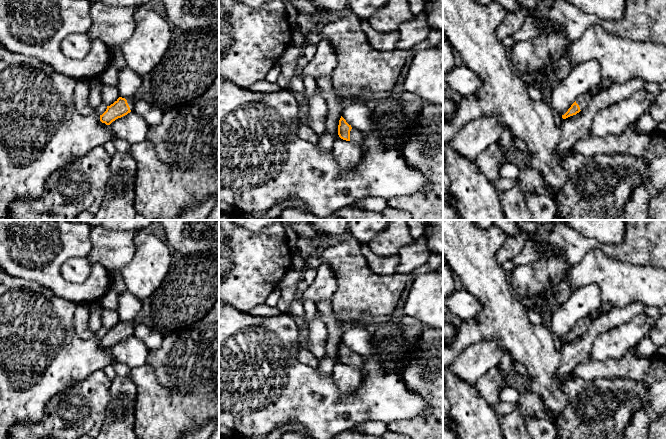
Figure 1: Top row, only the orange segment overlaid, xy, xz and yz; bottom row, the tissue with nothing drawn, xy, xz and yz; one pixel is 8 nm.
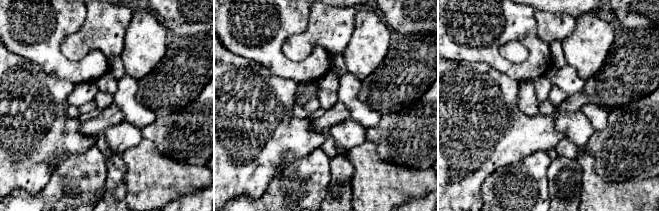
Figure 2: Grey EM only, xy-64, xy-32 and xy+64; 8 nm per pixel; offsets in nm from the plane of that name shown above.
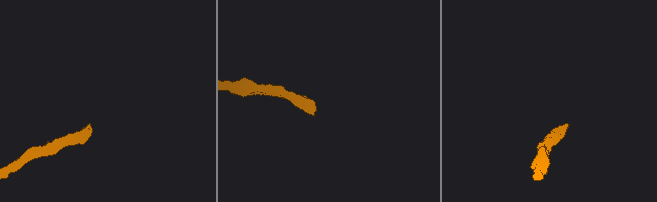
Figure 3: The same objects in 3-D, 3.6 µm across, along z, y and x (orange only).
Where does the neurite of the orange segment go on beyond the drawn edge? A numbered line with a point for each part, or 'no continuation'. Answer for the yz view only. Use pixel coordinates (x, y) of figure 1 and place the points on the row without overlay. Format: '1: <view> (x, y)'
1: yz (583, 324)

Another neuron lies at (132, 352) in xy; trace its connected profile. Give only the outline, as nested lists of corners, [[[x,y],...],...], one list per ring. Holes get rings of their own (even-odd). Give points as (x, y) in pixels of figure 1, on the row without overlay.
[[[131,335],[113,345],[109,351],[115,362],[125,364],[132,369],[146,364],[149,349],[140,339]]]

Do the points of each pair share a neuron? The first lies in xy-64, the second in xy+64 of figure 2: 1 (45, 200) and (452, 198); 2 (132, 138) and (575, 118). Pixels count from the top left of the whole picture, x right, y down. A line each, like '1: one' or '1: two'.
1: two
2: one

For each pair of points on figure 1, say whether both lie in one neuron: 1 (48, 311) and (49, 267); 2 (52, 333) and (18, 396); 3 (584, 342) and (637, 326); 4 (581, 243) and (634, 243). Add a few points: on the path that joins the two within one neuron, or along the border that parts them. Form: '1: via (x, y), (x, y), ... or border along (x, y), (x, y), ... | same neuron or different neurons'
1: border along (26, 280), (39, 283), (68, 302) | different neurons
2: via (40, 349), (18, 371), (18, 380) | same neuron
3: border along (615, 326), (602, 332), (595, 339), (589, 359) | different neurons
4: via (594, 244), (607, 249), (621, 249) | same neuron

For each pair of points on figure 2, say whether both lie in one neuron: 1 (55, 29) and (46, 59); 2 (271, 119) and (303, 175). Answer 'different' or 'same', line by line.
1: same
2: different

